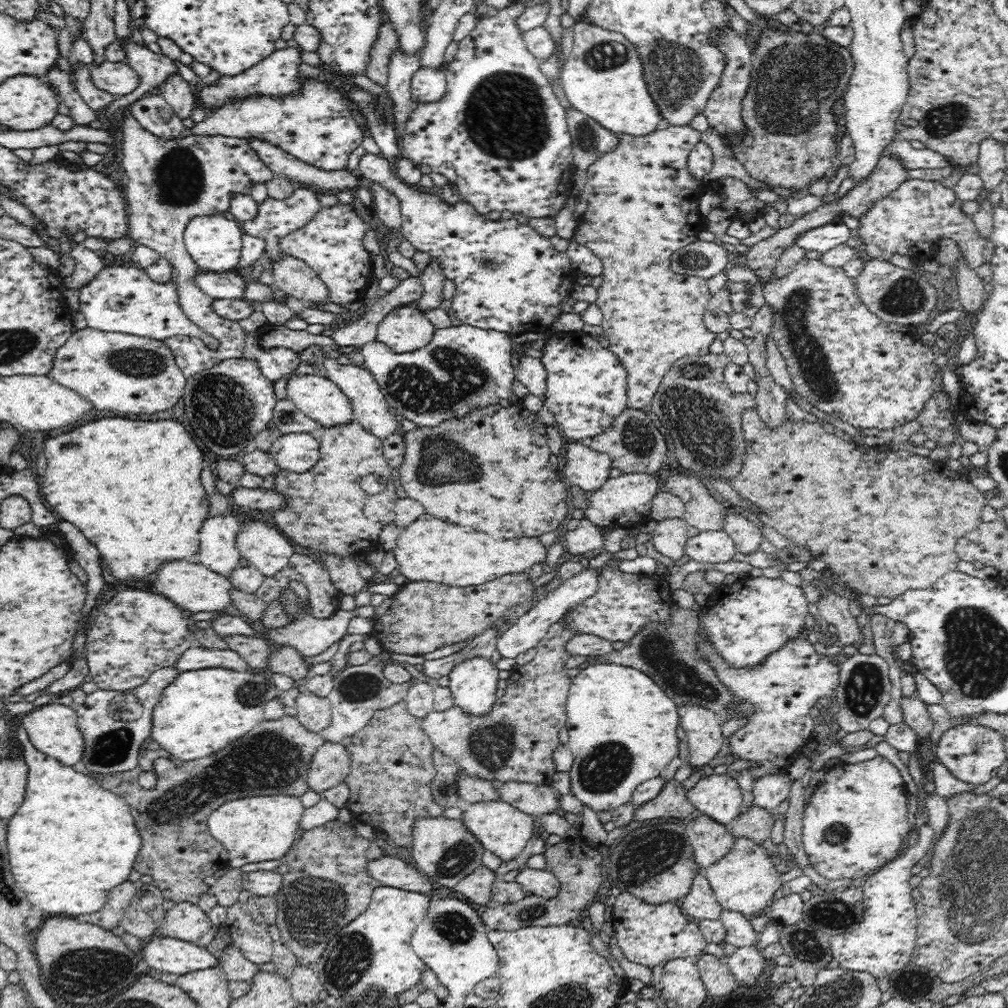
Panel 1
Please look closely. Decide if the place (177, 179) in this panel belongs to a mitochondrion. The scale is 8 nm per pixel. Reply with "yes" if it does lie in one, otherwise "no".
yes

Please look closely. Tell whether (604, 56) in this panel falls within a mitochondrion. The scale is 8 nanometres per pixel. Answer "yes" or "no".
yes

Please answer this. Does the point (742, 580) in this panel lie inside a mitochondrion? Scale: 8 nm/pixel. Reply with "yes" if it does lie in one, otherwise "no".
no

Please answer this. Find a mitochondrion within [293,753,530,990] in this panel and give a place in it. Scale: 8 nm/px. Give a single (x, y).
(454, 925)

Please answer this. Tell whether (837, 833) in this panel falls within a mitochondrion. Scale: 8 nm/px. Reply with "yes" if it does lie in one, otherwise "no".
yes

